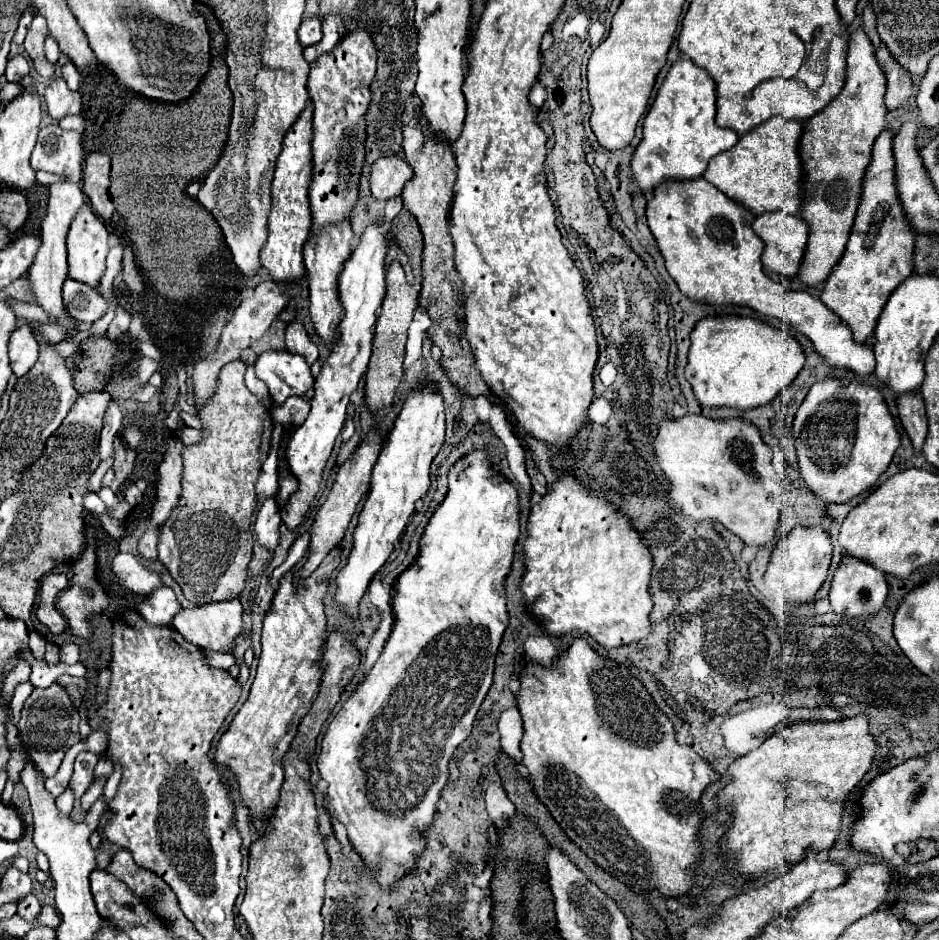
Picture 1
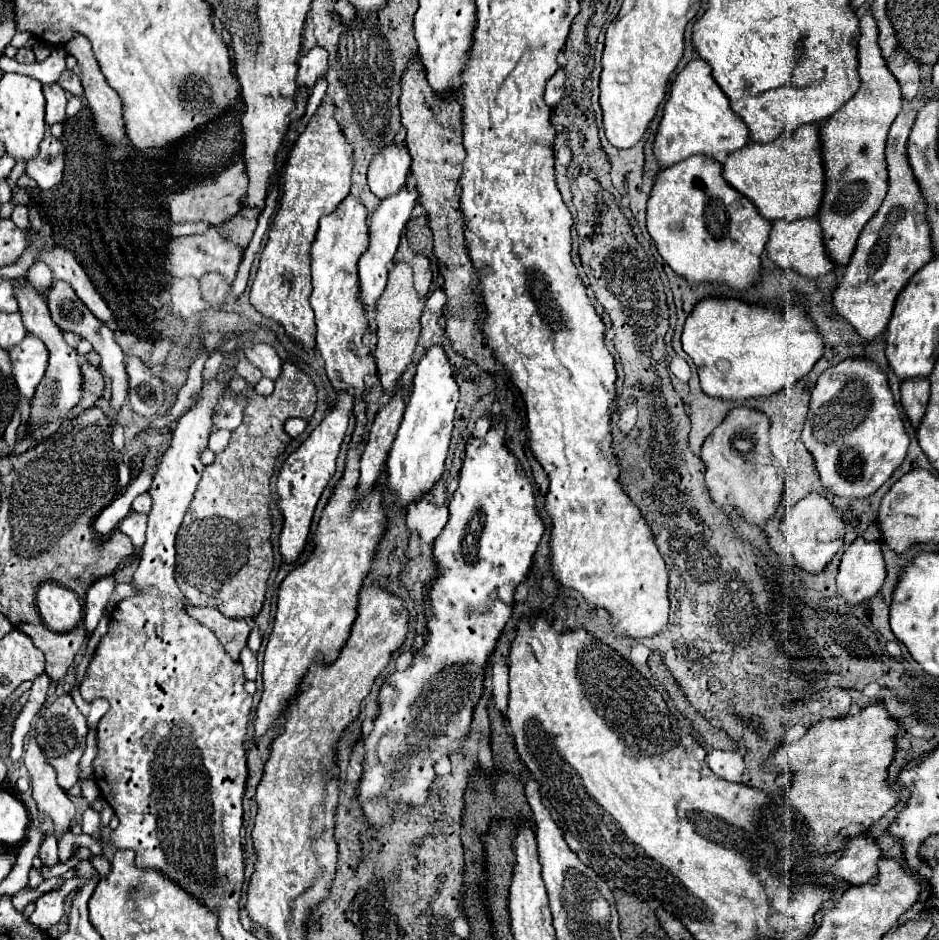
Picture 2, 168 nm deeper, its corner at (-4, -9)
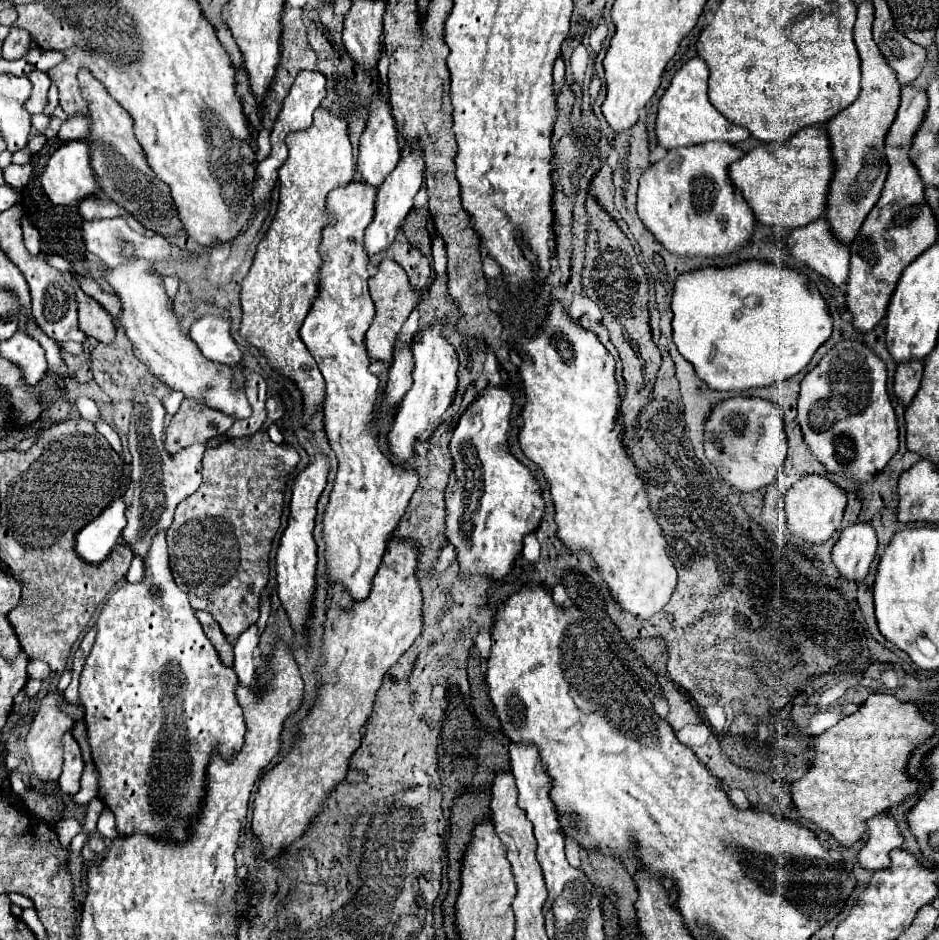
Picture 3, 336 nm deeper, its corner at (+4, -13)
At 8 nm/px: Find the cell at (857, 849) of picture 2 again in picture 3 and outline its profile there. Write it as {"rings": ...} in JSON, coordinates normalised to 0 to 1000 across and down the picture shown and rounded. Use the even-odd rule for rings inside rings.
{"rings":[[[935,866],[933,870],[924,872],[920,894],[922,898],[914,906],[914,919],[927,928],[944,923],[948,919],[946,906],[961,900],[961,889],[954,881],[954,872],[946,870],[944,866]]]}

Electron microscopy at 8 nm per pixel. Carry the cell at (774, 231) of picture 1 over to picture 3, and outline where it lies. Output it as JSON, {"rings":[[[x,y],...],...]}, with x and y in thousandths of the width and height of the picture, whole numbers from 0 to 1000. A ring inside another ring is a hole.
{"rings":[[[871,232],[854,243],[848,243],[839,249],[839,253],[833,255],[835,264],[839,266],[839,270],[850,279],[860,283],[863,287],[867,287],[869,291],[882,296],[886,302],[897,304],[903,298],[903,277],[905,277],[905,268],[901,262],[897,262],[884,247],[882,238],[878,232]]]}

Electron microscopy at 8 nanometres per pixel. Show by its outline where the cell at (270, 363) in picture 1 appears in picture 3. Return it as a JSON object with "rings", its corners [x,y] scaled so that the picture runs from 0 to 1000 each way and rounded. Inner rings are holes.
{"rings":[[[215,336],[204,345],[202,360],[215,372],[222,383],[253,389],[260,385],[260,377],[256,368],[249,364],[245,355],[245,340],[236,336]]]}

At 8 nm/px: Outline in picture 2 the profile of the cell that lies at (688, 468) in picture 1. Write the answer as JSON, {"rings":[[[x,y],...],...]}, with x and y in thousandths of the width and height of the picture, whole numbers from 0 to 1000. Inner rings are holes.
{"rings":[[[797,432],[780,434],[769,451],[765,451],[758,462],[754,462],[745,483],[750,494],[754,496],[752,517],[760,536],[786,540],[797,555],[803,555],[809,562],[814,562],[816,553],[829,543],[835,517],[835,498],[818,479],[818,455],[820,447],[814,438]],[[784,466],[799,468],[801,477],[797,481],[784,479],[780,472]]]}

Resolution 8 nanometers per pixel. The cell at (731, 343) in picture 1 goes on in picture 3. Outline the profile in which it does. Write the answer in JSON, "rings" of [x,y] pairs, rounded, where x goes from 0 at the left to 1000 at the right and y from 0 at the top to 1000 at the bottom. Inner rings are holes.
{"rings":[[[792,279],[780,285],[750,285],[743,289],[733,289],[728,294],[724,294],[720,298],[720,306],[718,306],[718,315],[716,315],[716,351],[718,351],[718,366],[722,370],[722,374],[741,391],[741,398],[745,404],[754,406],[754,411],[758,411],[758,415],[777,415],[777,417],[786,417],[786,415],[797,415],[797,413],[816,413],[829,406],[835,406],[843,400],[848,400],[852,394],[856,394],[860,389],[860,385],[865,383],[867,374],[884,360],[886,355],[886,338],[882,334],[880,321],[875,319],[873,313],[865,313],[858,306],[858,296],[846,287],[839,287],[835,283],[829,281],[814,281],[814,279]]]}

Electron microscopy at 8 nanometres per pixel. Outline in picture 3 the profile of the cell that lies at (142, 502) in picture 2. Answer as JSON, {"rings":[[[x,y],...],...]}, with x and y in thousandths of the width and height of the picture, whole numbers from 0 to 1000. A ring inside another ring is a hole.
{"rings":[[[145,419],[141,426],[141,449],[136,460],[136,479],[141,485],[141,506],[136,521],[132,526],[134,530],[134,551],[136,557],[130,564],[132,577],[141,579],[143,587],[151,594],[155,591],[160,583],[162,570],[179,562],[185,551],[185,540],[202,528],[215,513],[215,487],[219,481],[217,472],[198,474],[198,479],[192,479],[190,483],[179,483],[175,474],[175,455],[177,455],[177,436],[173,432],[173,426],[160,419]]]}

